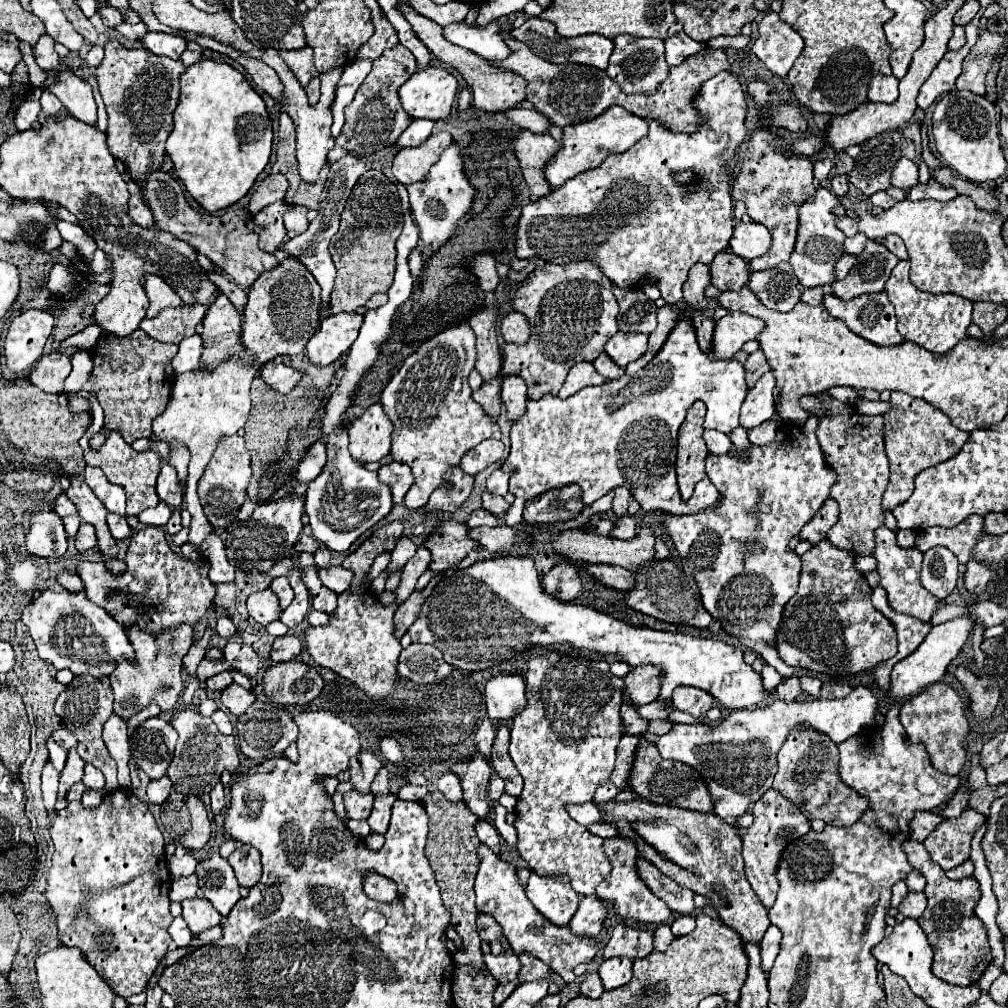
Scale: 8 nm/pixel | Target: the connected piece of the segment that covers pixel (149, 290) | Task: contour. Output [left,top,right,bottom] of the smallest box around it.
[144,275,182,317]

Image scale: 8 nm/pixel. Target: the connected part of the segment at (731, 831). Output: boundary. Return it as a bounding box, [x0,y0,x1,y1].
[596,799,770,943]

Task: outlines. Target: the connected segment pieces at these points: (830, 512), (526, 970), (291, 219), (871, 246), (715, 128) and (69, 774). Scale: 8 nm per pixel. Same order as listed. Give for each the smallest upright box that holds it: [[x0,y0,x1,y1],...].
[[798,499,838,545],[518,955,566,989],[284,205,308,237],[830,241,898,301],[516,71,746,299],[58,749,84,801]]

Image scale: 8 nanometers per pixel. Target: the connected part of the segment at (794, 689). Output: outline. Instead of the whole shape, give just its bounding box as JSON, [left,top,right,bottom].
[776,677,802,701]

